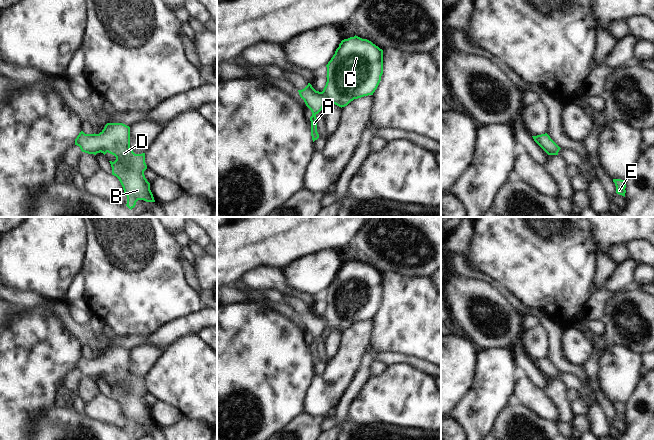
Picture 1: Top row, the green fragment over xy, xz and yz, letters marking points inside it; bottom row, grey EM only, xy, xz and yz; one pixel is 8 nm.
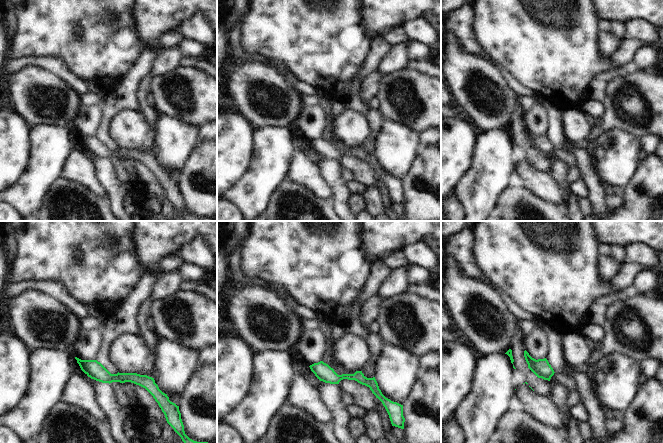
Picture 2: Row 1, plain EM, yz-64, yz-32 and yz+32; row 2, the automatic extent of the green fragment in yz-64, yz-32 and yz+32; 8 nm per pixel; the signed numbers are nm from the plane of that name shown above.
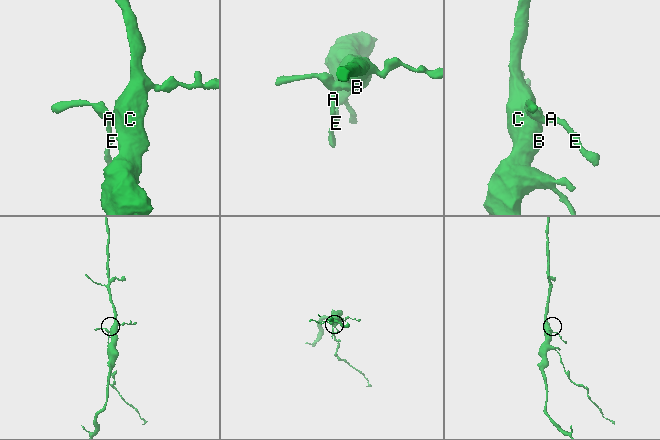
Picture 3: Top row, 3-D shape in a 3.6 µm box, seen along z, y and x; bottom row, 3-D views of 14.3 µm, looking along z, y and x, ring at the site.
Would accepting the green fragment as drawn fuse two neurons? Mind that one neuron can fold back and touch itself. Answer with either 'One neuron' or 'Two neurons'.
One neuron.

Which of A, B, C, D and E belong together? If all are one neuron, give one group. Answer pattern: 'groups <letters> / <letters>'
groups A B C D E

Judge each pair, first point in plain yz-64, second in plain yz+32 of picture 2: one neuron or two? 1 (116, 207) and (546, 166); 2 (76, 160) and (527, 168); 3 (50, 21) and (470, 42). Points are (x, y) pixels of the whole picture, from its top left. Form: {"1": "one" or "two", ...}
{"1": "two", "2": "one", "3": "two"}

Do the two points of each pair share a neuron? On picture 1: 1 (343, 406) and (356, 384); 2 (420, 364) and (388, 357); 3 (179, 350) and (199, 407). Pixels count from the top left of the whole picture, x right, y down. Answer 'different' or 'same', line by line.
1: same
2: same
3: same

